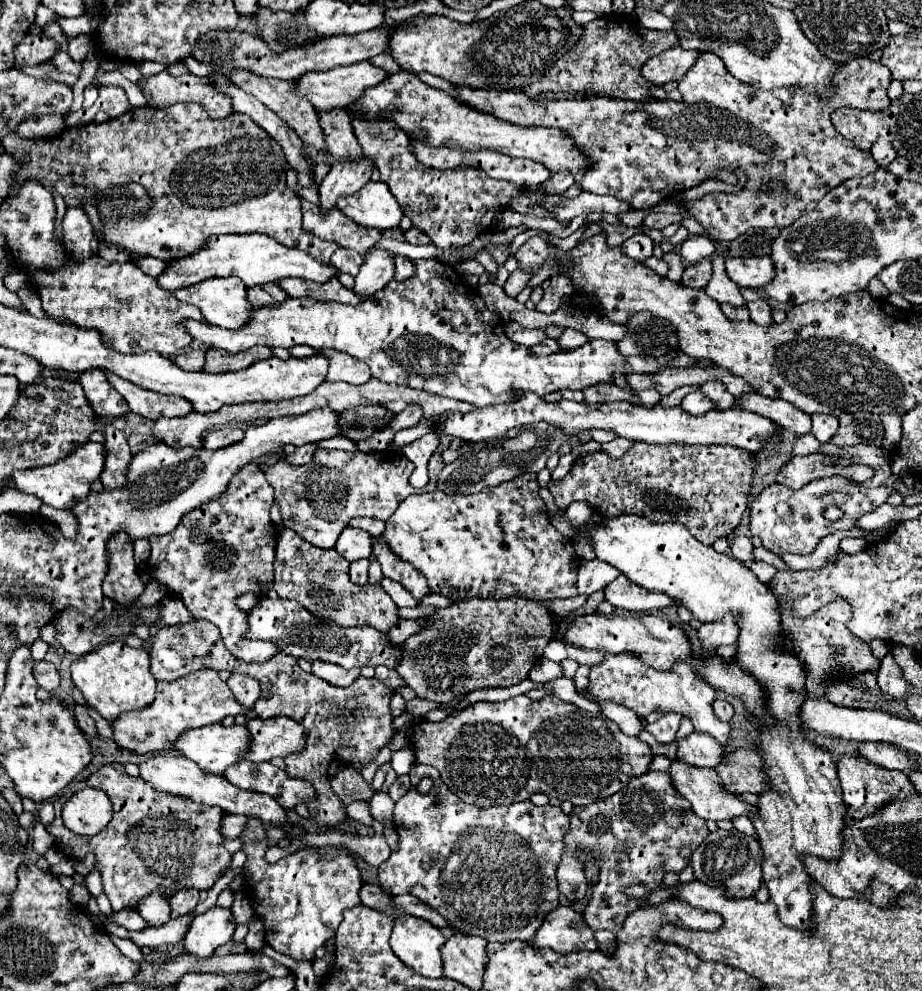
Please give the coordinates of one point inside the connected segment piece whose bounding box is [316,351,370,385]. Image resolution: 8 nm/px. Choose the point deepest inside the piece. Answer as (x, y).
(342, 367)

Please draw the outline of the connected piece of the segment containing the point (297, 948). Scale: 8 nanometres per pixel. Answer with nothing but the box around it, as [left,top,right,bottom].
[240,819,362,961]

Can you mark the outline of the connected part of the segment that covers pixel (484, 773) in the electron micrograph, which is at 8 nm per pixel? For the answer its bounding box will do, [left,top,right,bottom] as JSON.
[410,695,652,807]

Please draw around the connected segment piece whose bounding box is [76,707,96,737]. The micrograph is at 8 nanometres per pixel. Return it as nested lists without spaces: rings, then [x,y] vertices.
[[[80,707],[80,713],[76,713],[76,721],[78,721],[78,727],[82,729],[82,731],[86,731],[88,735],[96,735],[96,725],[94,725],[94,721],[92,721],[92,717],[88,715],[88,711],[84,709],[84,707]]]

